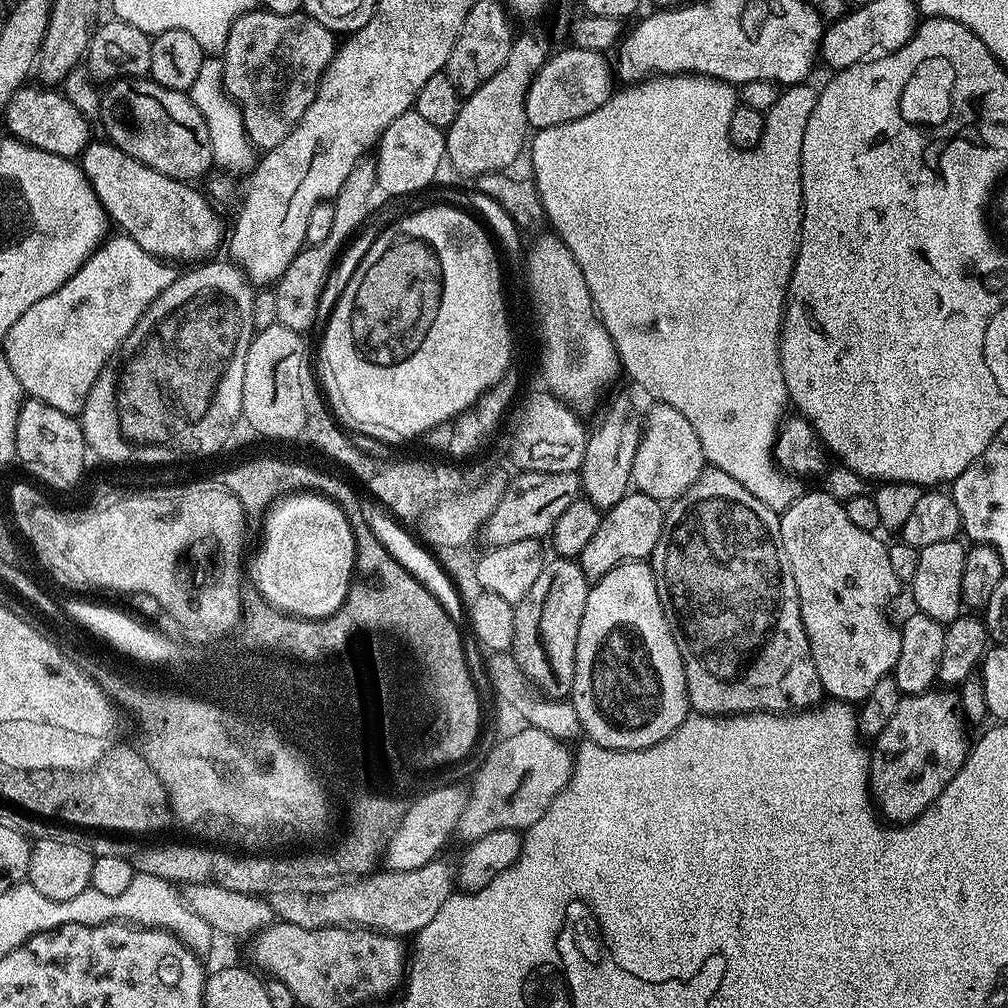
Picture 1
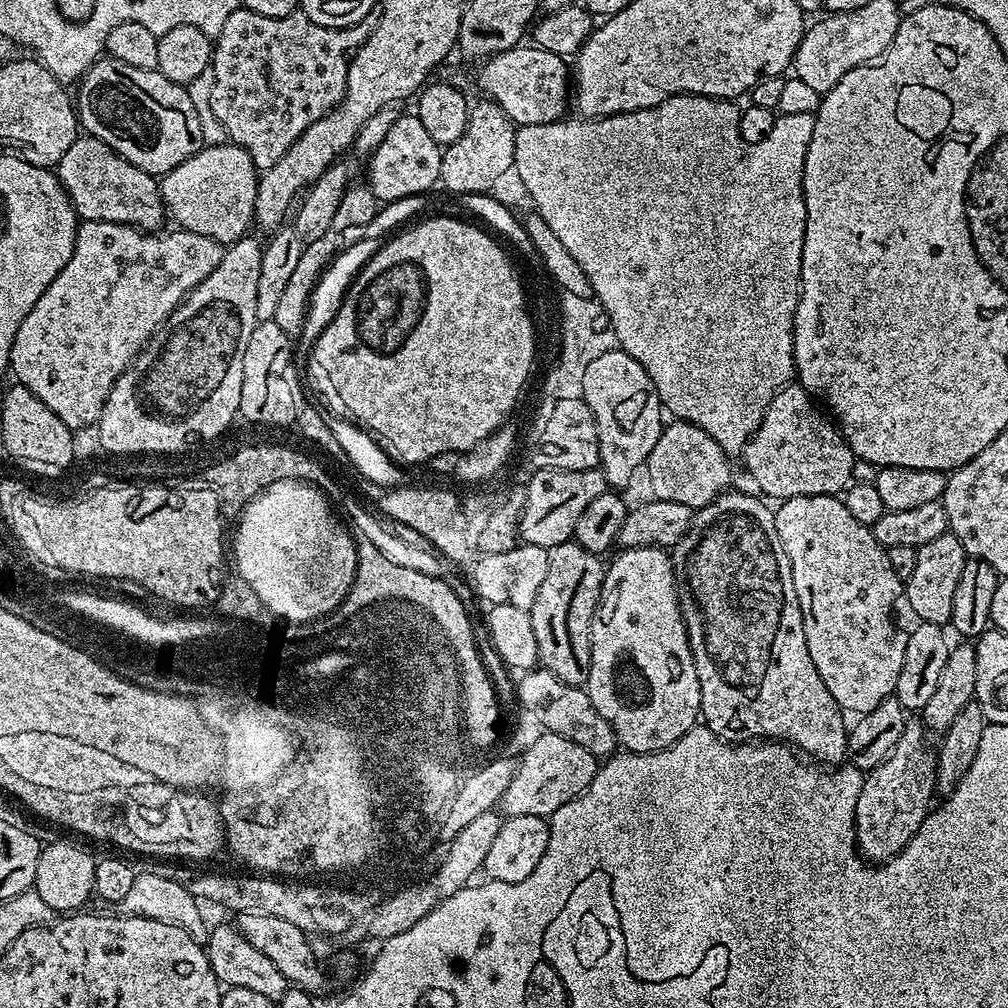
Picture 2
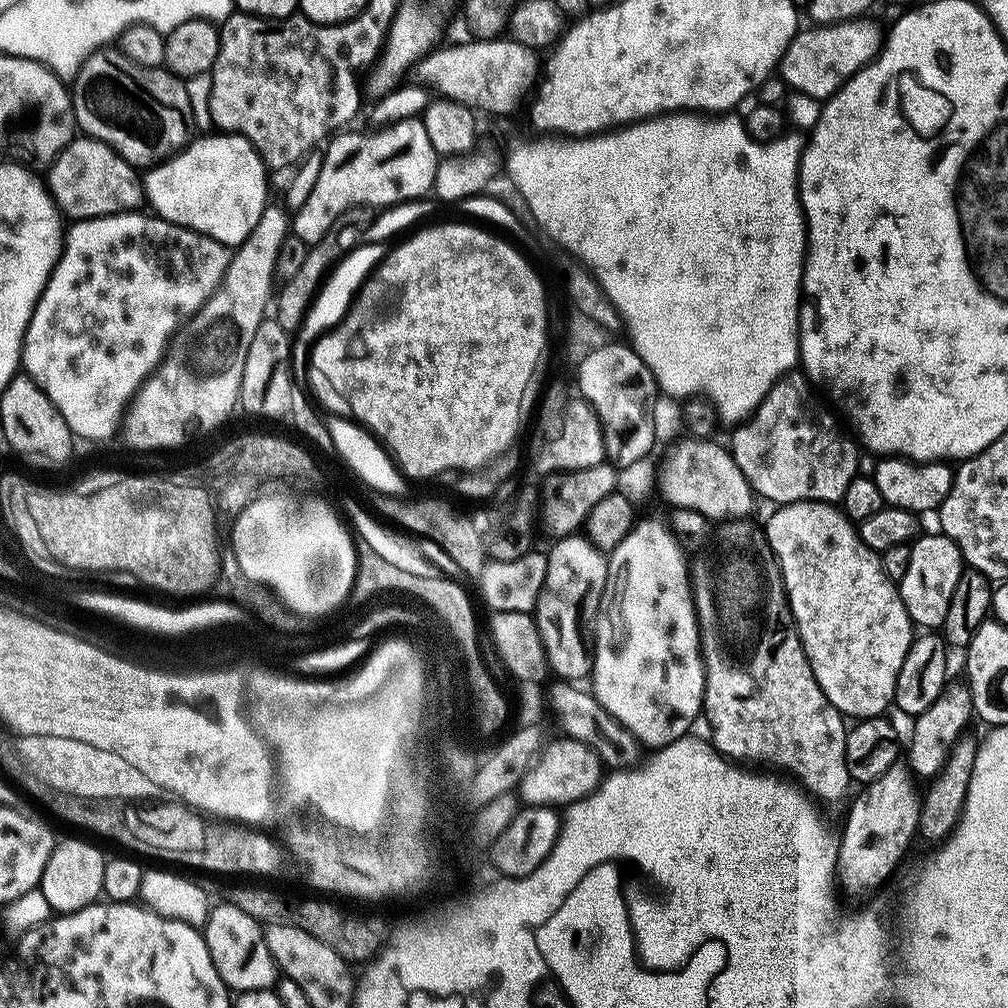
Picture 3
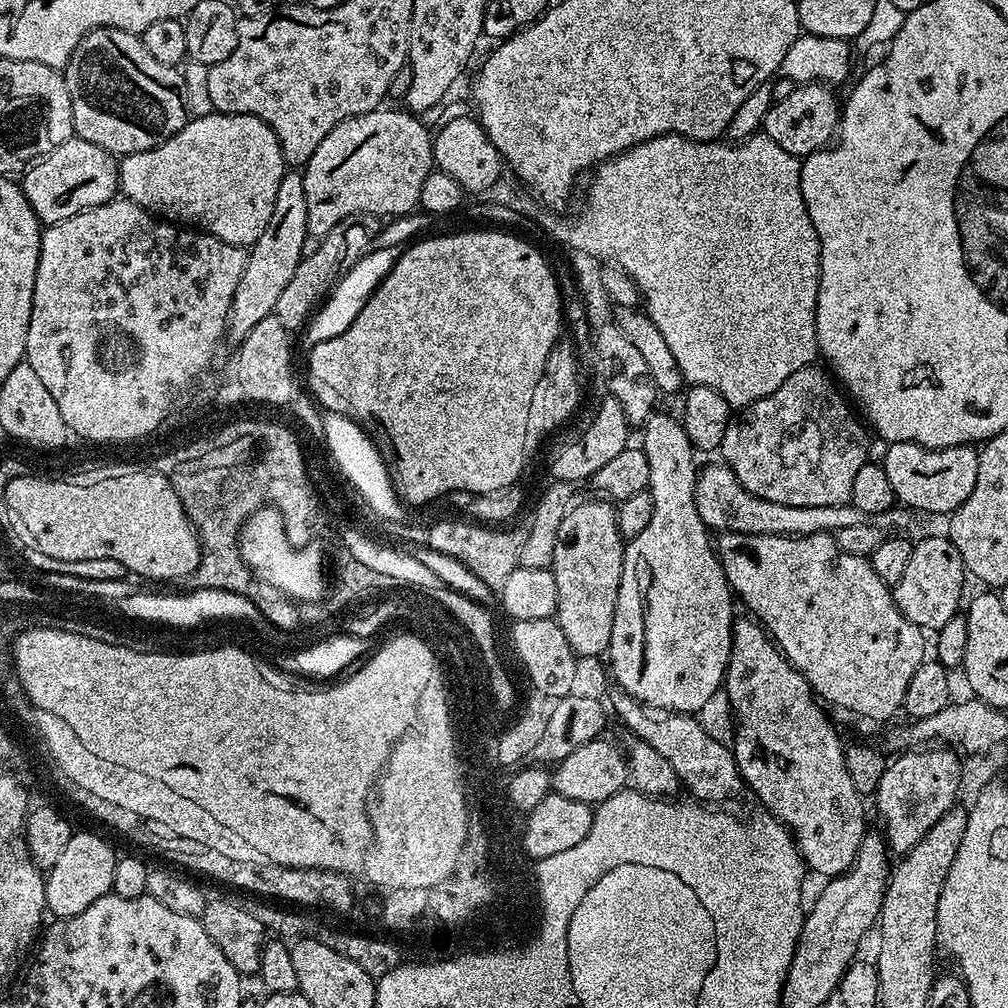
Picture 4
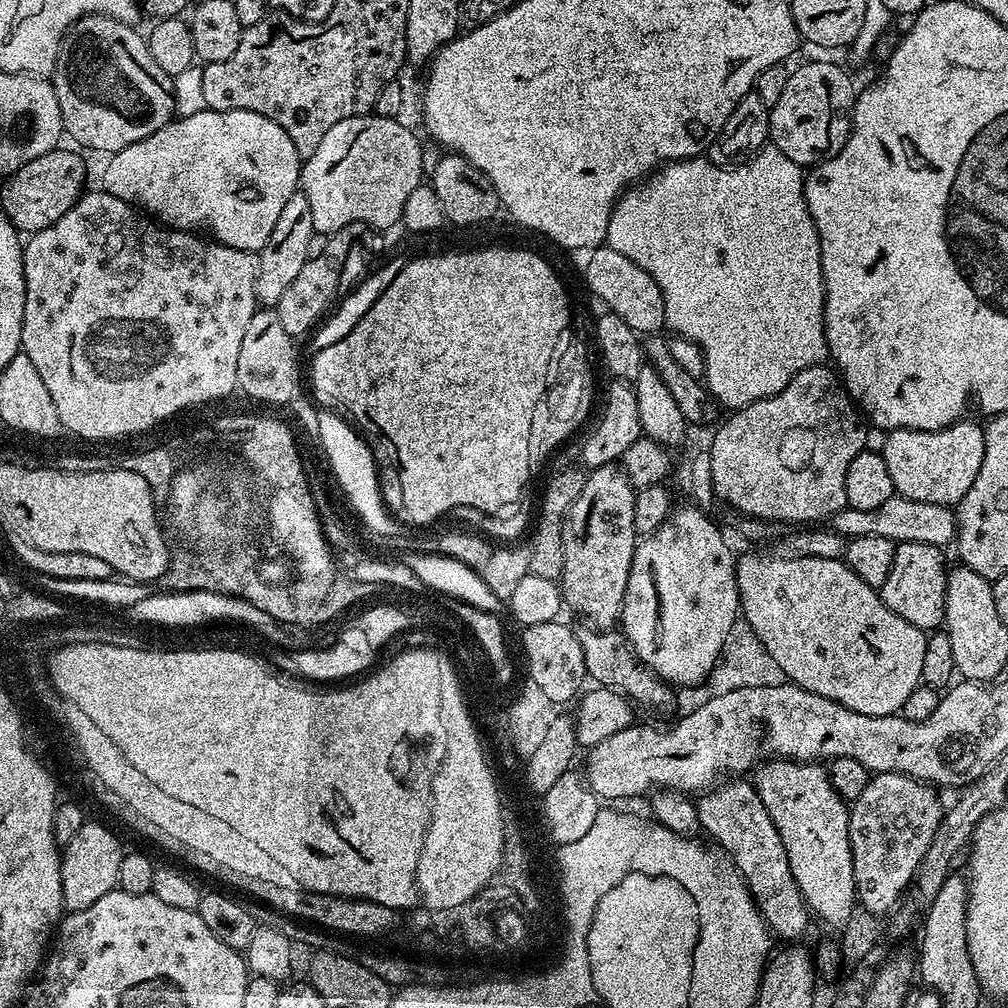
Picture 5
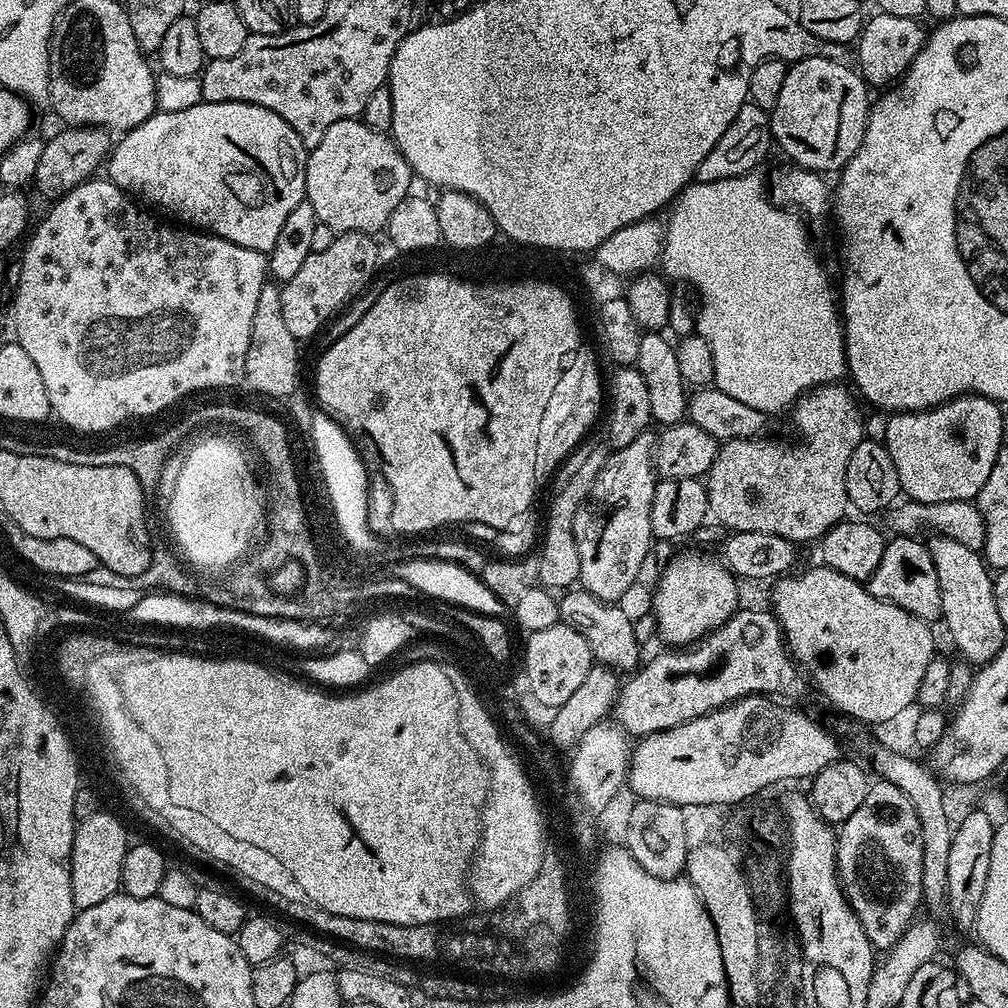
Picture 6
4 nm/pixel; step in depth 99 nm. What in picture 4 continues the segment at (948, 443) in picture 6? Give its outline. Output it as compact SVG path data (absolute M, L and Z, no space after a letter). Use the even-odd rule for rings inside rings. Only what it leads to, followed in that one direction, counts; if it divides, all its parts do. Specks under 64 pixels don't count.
M889 443L882 457L893 497L905 509L916 512L951 513L964 501L976 477L977 449L972 446L924 448L921 444Z

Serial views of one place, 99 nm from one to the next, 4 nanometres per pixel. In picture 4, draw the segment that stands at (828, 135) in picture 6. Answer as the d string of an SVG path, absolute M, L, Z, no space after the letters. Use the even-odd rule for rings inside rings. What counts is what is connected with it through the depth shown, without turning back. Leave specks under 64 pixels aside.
M797 83L786 98L769 106L762 123L763 135L778 142L782 150L797 158L820 151L829 143L840 117L841 105L838 100L836 104L836 96L832 92L835 91L823 83Z

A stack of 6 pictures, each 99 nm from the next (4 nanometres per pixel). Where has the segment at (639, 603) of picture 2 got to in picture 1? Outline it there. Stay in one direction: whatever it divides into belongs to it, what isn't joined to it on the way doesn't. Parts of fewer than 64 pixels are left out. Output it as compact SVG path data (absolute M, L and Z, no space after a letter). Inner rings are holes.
M630 560L627 564L619 564L610 570L600 580L595 581L588 589L586 610L582 614L582 622L578 630L578 646L576 647L576 669L572 671L572 686L570 689L570 703L580 719L583 735L591 743L603 748L649 748L662 742L671 732L678 730L682 722L690 715L690 701L688 699L688 683L684 673L684 663L676 645L676 635L672 633L672 625L664 614L664 607L658 598L656 579L652 573L652 565L648 562Z

